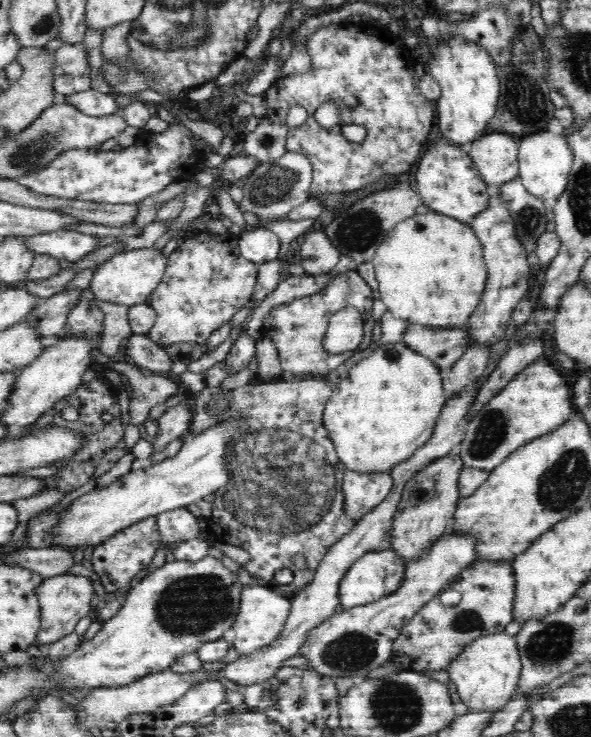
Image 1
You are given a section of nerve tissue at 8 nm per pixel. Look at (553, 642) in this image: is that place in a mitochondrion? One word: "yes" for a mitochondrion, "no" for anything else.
yes

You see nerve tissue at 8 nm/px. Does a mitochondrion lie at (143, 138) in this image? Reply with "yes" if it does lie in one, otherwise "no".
no

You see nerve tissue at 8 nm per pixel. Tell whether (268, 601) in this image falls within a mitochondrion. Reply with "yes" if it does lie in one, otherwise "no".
no

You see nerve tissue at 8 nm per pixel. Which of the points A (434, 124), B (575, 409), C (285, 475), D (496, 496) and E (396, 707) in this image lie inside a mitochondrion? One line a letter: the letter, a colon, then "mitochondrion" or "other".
A: other
B: other
C: mitochondrion
D: other
E: mitochondrion

